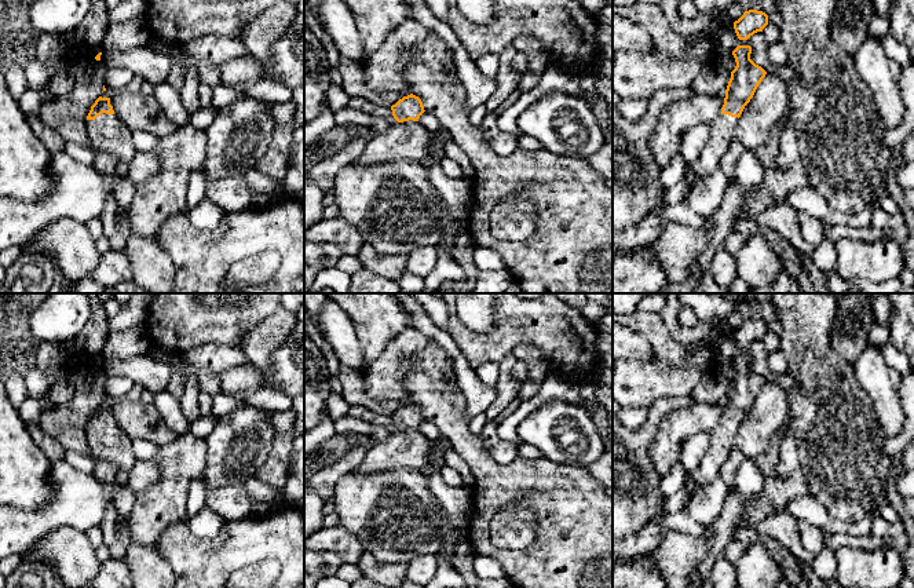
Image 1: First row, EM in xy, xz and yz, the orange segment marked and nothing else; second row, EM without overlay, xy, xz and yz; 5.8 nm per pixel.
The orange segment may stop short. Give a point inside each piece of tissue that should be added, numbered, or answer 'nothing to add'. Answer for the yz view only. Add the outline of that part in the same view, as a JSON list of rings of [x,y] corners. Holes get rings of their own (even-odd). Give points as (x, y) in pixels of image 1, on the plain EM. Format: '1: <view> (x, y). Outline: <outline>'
1: yz (723, 437). Outline: [[[720,421],[709,434],[710,448],[706,456],[699,467],[692,472],[687,472],[684,478],[684,485],[690,489],[687,503],[698,489],[720,476],[721,465],[728,459],[730,452],[735,448],[736,431],[738,426]]]

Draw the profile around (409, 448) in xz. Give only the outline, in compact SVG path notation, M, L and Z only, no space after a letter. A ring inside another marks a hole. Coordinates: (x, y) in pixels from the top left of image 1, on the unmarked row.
M403 430L390 434L381 443L370 448L354 472L372 475L384 471L396 471L403 467L421 470L428 464L431 441L418 430Z

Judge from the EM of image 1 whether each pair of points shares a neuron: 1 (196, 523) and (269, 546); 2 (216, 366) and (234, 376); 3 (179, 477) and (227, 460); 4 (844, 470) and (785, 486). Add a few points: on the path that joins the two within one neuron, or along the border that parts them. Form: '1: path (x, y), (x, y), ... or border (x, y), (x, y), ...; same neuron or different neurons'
1: border (227, 525), (214, 537), (197, 537), (189, 529); different neurons
2: border (256, 373), (247, 366), (233, 366), (219, 378); different neurons
3: border (203, 438), (205, 444), (204, 478); different neurons
4: border (800, 464), (810, 493); different neurons

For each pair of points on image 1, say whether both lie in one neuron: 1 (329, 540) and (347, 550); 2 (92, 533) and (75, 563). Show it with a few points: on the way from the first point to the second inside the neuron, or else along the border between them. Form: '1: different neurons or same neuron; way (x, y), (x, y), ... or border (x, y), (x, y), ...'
1: same neuron; way (333, 540), (343, 546)
2: different neurons; border (84, 532), (95, 548)

